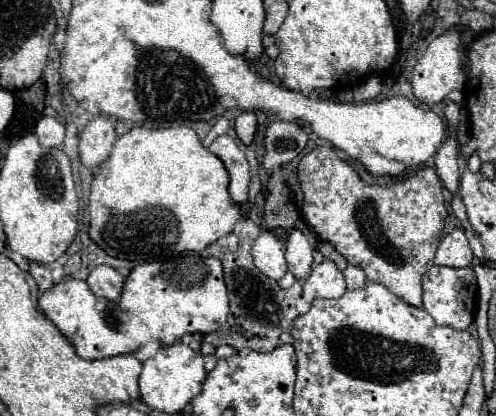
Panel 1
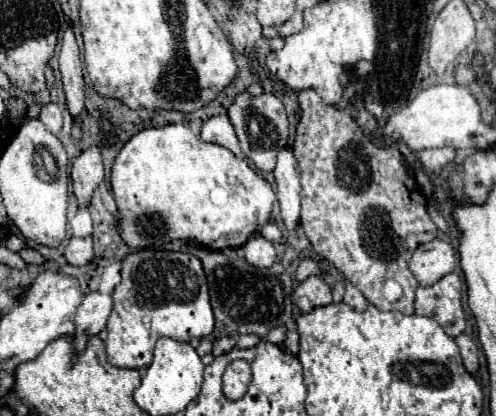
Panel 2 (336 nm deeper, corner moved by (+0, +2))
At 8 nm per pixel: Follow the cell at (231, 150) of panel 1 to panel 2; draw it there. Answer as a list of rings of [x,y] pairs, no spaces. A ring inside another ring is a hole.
[[[213,115],[211,119],[207,119],[207,123],[203,123],[203,127],[201,127],[201,139],[207,143],[223,145],[237,157],[245,157],[241,153],[235,129],[233,129],[227,115]]]

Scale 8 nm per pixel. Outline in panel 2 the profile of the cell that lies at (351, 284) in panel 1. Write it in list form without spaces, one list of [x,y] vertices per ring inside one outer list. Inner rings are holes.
[[[347,283],[347,291],[345,291],[345,297],[343,297],[343,303],[347,303],[355,311],[365,311],[367,305],[369,305],[367,299],[363,297],[363,293],[357,287],[353,287],[351,283]]]

